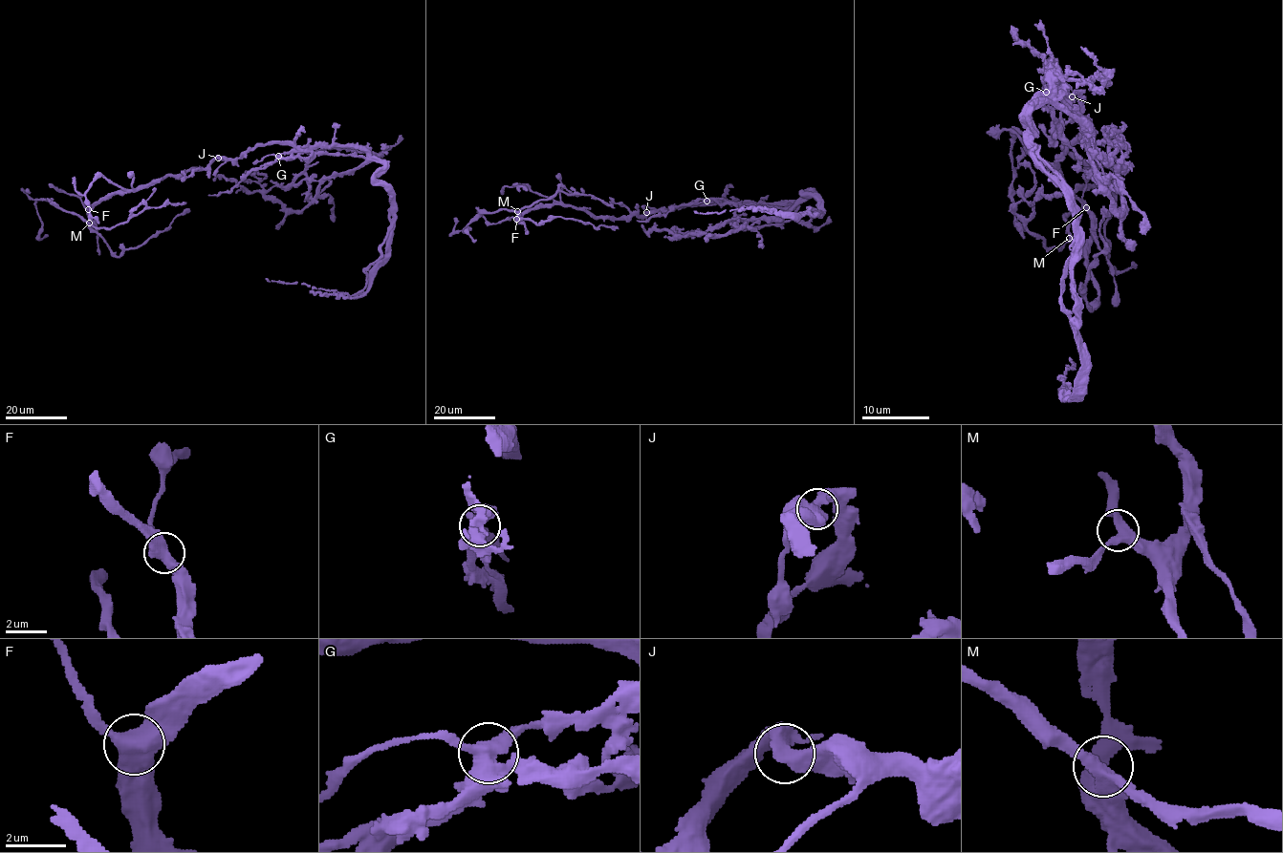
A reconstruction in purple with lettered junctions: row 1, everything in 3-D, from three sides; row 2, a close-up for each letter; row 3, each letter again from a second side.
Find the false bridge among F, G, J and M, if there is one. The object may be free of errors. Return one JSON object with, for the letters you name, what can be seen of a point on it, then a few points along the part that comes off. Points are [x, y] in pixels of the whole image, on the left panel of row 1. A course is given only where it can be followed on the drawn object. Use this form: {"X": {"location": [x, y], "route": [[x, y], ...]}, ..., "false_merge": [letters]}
{"G": {"location": [278, 156], "route": [[278, 156], [382, 159], [388, 167], [375, 180], [390, 190], [390, 227], [356, 295], [266, 278]]}, "false_merge": ["G"]}

